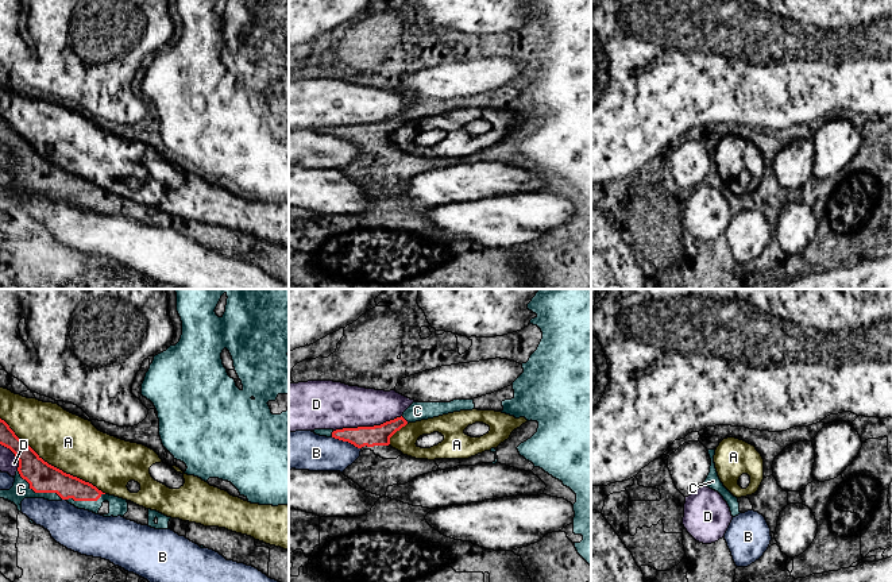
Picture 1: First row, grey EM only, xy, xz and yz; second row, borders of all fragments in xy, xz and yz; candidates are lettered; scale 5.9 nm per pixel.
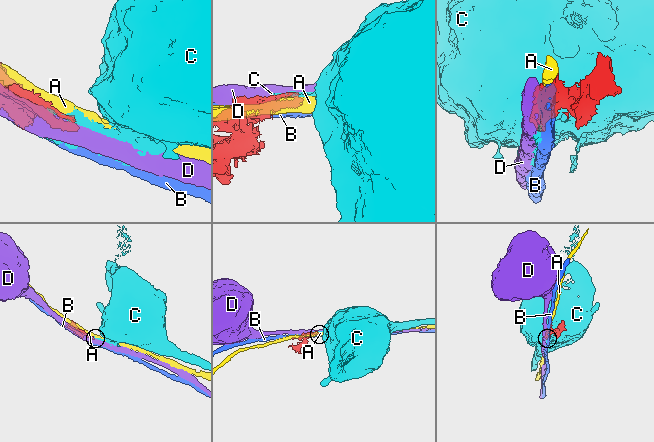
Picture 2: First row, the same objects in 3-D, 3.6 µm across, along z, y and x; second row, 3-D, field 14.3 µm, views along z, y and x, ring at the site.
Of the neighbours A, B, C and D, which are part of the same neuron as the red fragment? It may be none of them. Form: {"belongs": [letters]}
{"belongs": []}

